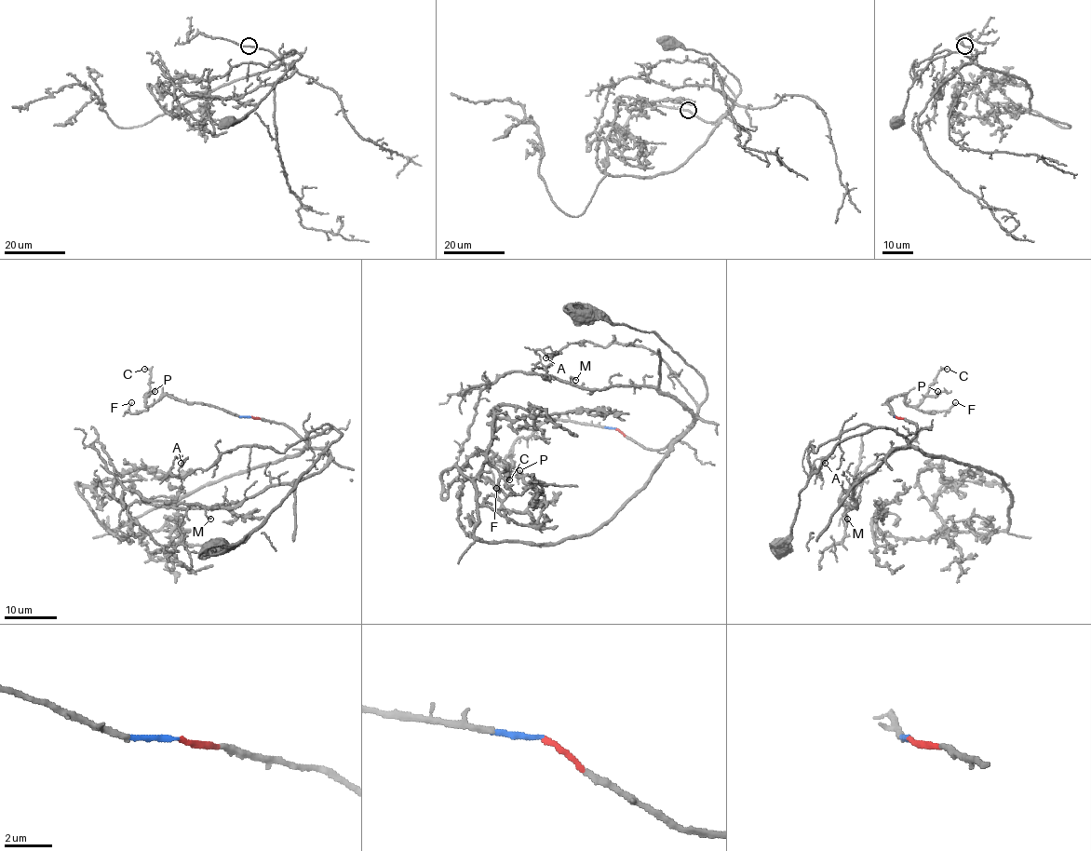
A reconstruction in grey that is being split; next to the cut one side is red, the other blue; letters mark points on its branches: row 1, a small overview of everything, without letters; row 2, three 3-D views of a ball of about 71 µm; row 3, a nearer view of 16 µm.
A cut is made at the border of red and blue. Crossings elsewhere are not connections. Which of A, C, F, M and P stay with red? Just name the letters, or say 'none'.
A, M

